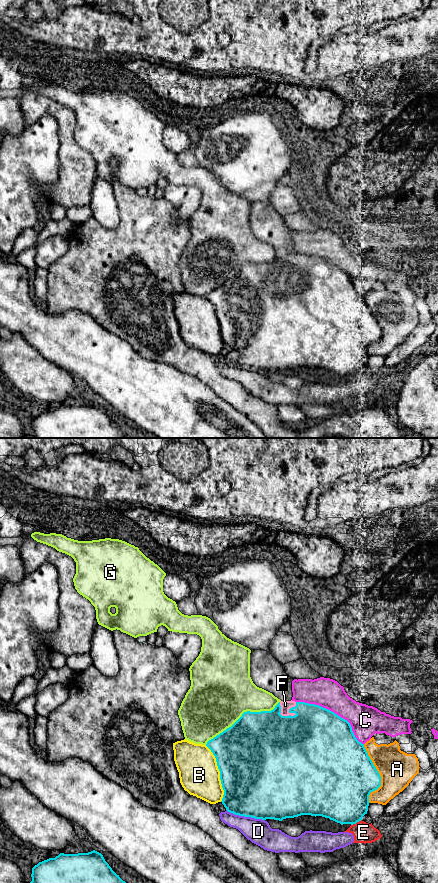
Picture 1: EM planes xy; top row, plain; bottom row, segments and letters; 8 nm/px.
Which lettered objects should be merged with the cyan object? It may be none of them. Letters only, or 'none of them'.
F

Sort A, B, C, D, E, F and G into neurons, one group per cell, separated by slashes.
A / B / C / D E / F / G

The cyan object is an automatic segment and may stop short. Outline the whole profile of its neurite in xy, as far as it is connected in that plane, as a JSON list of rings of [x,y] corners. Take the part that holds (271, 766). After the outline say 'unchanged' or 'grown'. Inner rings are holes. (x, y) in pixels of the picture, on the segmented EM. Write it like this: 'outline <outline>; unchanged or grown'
outline [[[280,701],[273,710],[261,712],[244,712],[242,716],[225,731],[209,740],[206,746],[211,750],[216,758],[220,771],[220,780],[224,795],[222,804],[226,810],[235,815],[251,817],[255,819],[274,819],[282,821],[286,818],[294,818],[301,815],[322,816],[337,823],[356,824],[367,814],[369,806],[369,795],[381,786],[381,776],[374,766],[372,760],[364,747],[355,737],[350,723],[335,714],[334,712],[319,705],[305,702]]]; grown

